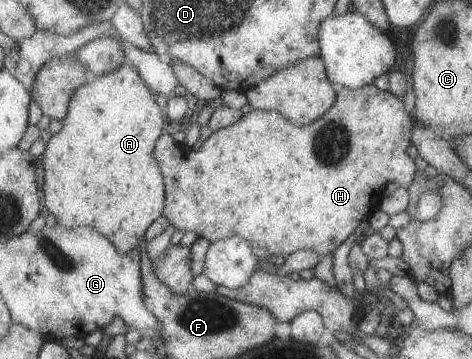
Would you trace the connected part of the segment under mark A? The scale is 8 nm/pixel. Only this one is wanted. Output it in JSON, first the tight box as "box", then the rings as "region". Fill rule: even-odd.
{"box":[44,63,167,254],"region":[[[124,63],[116,70],[93,77],[76,91],[60,133],[49,139],[44,151],[46,213],[54,215],[56,223],[65,228],[88,226],[103,233],[121,254],[134,251],[145,239],[147,229],[163,215],[164,175],[158,167],[155,145],[164,133],[167,118],[158,105],[156,93],[146,85],[134,65]]]}

